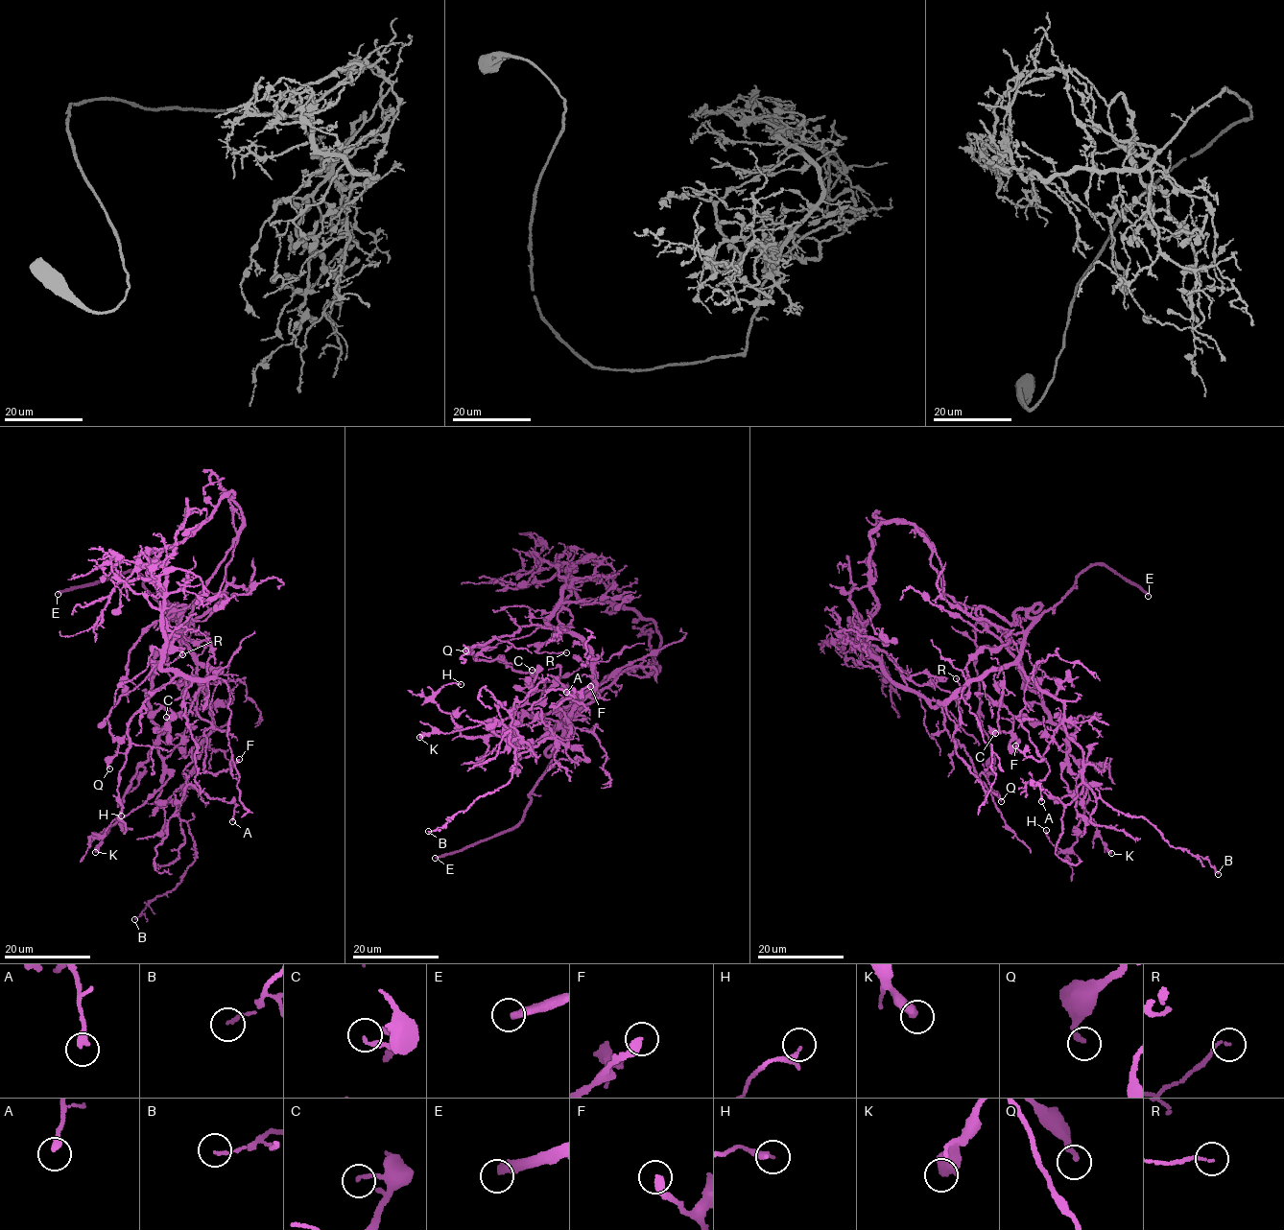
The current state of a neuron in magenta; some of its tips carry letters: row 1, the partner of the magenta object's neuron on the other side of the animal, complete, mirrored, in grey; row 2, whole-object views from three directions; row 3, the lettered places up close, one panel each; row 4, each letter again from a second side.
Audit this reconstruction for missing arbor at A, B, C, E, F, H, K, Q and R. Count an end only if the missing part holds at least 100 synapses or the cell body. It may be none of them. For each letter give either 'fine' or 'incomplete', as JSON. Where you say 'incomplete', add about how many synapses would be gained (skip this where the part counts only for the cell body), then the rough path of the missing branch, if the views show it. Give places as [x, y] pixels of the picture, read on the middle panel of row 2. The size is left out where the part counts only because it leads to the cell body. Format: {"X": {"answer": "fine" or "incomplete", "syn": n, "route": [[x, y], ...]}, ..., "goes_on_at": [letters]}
{"A": {"answer": "fine"}, "B": {"answer": "fine"}, "C": {"answer": "fine"}, "E": {"answer": "incomplete"}, "F": {"answer": "fine"}, "H": {"answer": "fine"}, "K": {"answer": "fine"}, "Q": {"answer": "fine"}, "R": {"answer": "fine"}, "goes_on_at": ["E"]}

